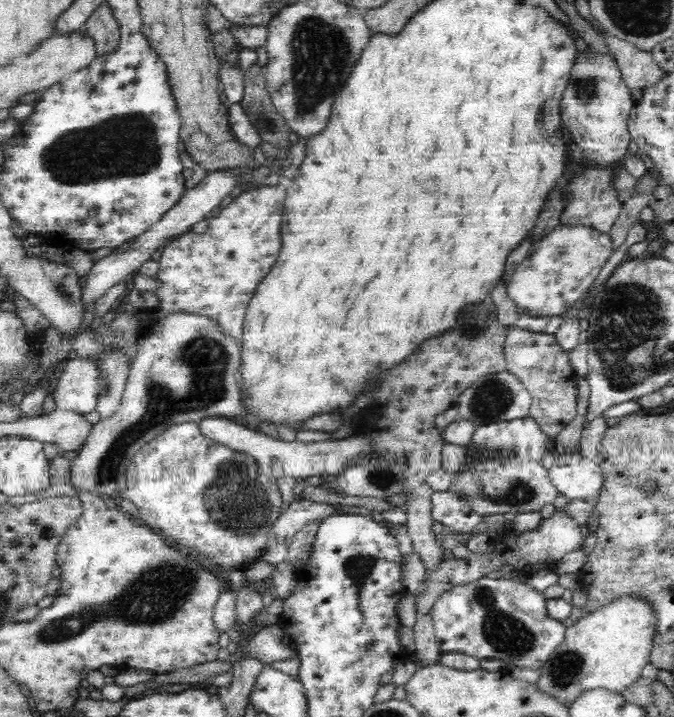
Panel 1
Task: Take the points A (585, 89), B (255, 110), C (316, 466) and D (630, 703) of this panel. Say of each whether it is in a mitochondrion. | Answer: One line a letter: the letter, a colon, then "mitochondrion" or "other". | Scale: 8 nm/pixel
A: mitochondrion
B: mitochondrion
C: other
D: other

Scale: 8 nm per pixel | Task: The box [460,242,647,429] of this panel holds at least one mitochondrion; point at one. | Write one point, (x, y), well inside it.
(490, 399)

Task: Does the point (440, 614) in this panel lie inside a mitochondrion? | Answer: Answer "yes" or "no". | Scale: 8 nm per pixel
no

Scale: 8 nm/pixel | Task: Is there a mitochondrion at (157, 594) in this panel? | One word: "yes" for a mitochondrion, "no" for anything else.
yes

